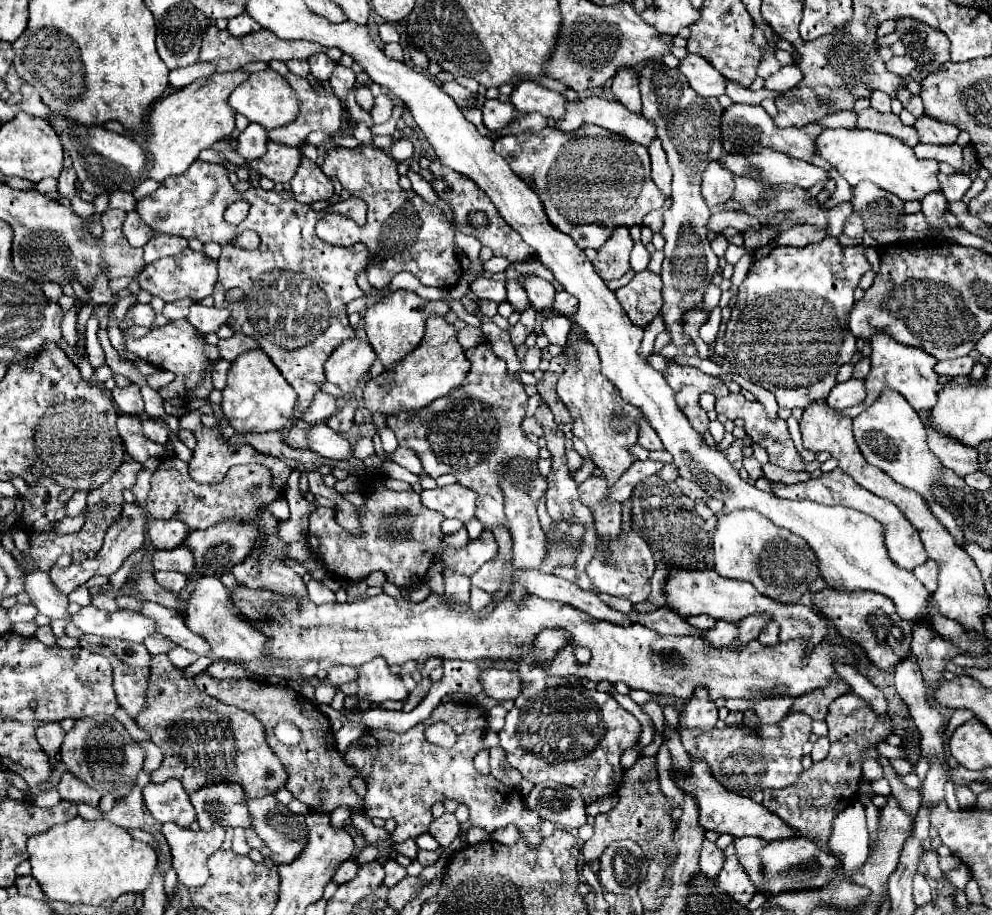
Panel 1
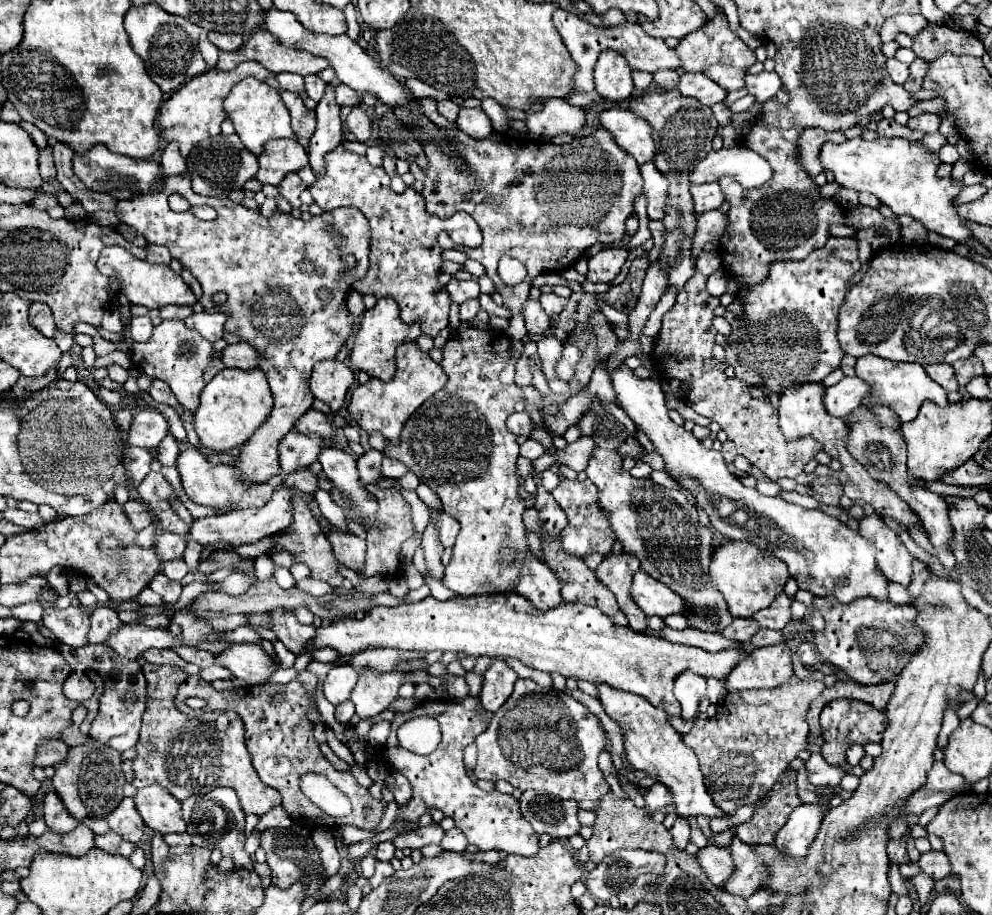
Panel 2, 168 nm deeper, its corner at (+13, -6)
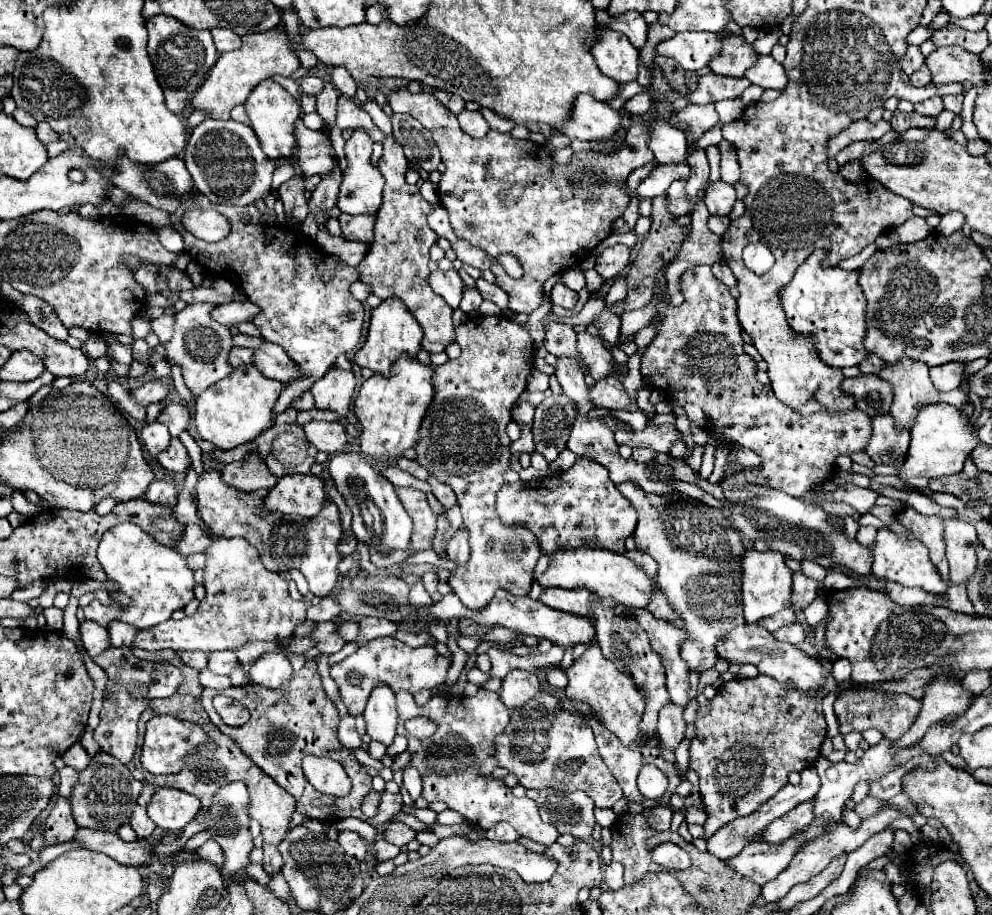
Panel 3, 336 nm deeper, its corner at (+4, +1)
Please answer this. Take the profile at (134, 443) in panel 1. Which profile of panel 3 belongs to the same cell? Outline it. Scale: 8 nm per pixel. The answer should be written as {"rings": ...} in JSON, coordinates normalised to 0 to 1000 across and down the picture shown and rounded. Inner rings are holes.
{"rings":[[[152,415],[152,417],[146,417],[144,422],[136,424],[132,431],[134,431],[134,435],[136,435],[140,442],[150,444],[150,442],[160,439],[160,437],[164,437],[166,433],[170,433],[170,428],[172,428],[170,417],[164,417],[164,415]]]}

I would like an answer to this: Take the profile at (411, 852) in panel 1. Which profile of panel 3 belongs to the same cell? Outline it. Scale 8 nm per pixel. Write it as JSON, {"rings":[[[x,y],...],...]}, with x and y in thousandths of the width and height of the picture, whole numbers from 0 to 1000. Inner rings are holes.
{"rings":[[[380,918],[378,920],[378,942],[388,942],[388,940],[394,940],[402,933],[404,929],[400,925],[394,925],[392,920],[388,918]]]}

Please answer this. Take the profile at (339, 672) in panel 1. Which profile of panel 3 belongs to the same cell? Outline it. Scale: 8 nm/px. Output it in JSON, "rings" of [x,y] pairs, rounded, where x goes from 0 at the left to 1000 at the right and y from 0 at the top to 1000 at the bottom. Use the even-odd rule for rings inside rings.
{"rings":[[[388,695],[388,697],[378,697],[378,699],[370,702],[352,719],[336,726],[334,741],[338,743],[338,748],[342,752],[342,761],[344,761],[346,769],[350,772],[352,780],[362,783],[368,776],[372,756],[380,748],[392,750],[398,758],[402,754],[410,754],[412,758],[420,758],[422,754],[428,754],[428,752],[432,754],[432,752],[447,748],[453,728],[455,728],[455,719],[445,717],[436,706],[414,708],[400,697]]]}

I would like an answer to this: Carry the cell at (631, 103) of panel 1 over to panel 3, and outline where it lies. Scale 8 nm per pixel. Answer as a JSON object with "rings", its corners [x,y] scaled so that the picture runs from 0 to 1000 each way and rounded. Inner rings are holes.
{"rings":[[[604,26],[604,46],[598,50],[596,59],[610,83],[620,85],[622,90],[636,90],[642,85],[644,57],[628,37]]]}

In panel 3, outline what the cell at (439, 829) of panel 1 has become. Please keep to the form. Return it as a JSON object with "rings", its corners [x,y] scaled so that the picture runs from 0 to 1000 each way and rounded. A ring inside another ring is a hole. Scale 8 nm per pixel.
{"rings":[[[398,896],[398,898],[392,898],[388,903],[384,916],[390,918],[390,920],[394,920],[394,922],[398,922],[398,925],[408,925],[408,922],[412,922],[418,916],[418,907],[412,905],[410,901]]]}

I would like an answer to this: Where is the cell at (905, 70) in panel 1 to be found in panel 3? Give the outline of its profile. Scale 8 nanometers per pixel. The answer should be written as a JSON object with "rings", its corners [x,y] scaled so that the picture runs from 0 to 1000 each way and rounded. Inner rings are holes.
{"rings":[[[916,50],[914,59],[912,59],[910,68],[908,68],[908,74],[910,74],[912,81],[920,81],[922,77],[926,77],[930,72],[930,66],[932,66],[932,61],[928,59],[926,50]]]}

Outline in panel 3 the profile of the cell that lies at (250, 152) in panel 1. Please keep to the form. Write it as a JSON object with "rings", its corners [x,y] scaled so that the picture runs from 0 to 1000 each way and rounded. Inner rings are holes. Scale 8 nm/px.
{"rings":[[[213,129],[203,133],[191,149],[184,175],[195,192],[197,205],[215,223],[251,225],[259,219],[267,219],[267,214],[273,210],[273,192],[277,188],[275,175],[265,168],[257,144],[243,133]]]}

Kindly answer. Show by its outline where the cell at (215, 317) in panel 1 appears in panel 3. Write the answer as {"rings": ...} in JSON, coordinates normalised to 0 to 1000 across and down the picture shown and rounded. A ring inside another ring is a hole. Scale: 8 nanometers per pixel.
{"rings":[[[233,330],[233,332],[223,332],[215,339],[215,348],[229,356],[229,358],[235,358],[243,352],[255,352],[255,348],[261,343],[261,334],[257,334],[255,330]]]}

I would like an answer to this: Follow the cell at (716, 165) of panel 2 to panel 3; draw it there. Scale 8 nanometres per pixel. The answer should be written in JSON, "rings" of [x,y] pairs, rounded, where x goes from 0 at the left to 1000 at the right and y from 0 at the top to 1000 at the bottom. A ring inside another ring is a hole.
{"rings":[[[662,179],[654,192],[650,197],[646,197],[646,201],[642,203],[642,212],[648,214],[648,216],[660,216],[664,212],[668,212],[676,199],[689,195],[693,197],[693,190],[697,190],[697,181],[684,181],[684,179],[674,179],[674,181],[668,181],[668,179]]]}

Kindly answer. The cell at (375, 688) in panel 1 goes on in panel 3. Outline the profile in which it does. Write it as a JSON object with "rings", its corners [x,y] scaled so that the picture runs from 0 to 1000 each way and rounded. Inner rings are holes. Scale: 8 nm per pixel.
{"rings":[[[382,748],[382,752],[378,752],[372,761],[372,767],[370,767],[366,783],[370,789],[372,807],[380,809],[392,817],[396,813],[398,796],[402,789],[396,754],[392,750]]]}

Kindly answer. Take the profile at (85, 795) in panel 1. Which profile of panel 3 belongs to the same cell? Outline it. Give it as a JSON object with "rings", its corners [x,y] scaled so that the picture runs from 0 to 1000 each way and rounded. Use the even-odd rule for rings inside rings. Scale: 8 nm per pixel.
{"rings":[[[59,872],[45,898],[45,925],[51,925],[51,922],[59,922],[59,920],[70,920],[76,916],[76,909],[78,909],[78,903],[76,903],[76,896],[72,894],[72,881],[70,881],[70,874],[66,872]]]}

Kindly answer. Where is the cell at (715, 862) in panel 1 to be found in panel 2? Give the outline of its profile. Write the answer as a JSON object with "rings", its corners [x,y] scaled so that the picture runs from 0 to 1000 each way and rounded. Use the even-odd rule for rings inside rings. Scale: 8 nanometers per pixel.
{"rings":[[[714,923],[710,928],[704,930],[702,934],[708,952],[712,954],[712,958],[720,965],[720,967],[730,967],[732,958],[736,958],[736,932],[732,932],[732,926],[722,926],[722,923]]]}

